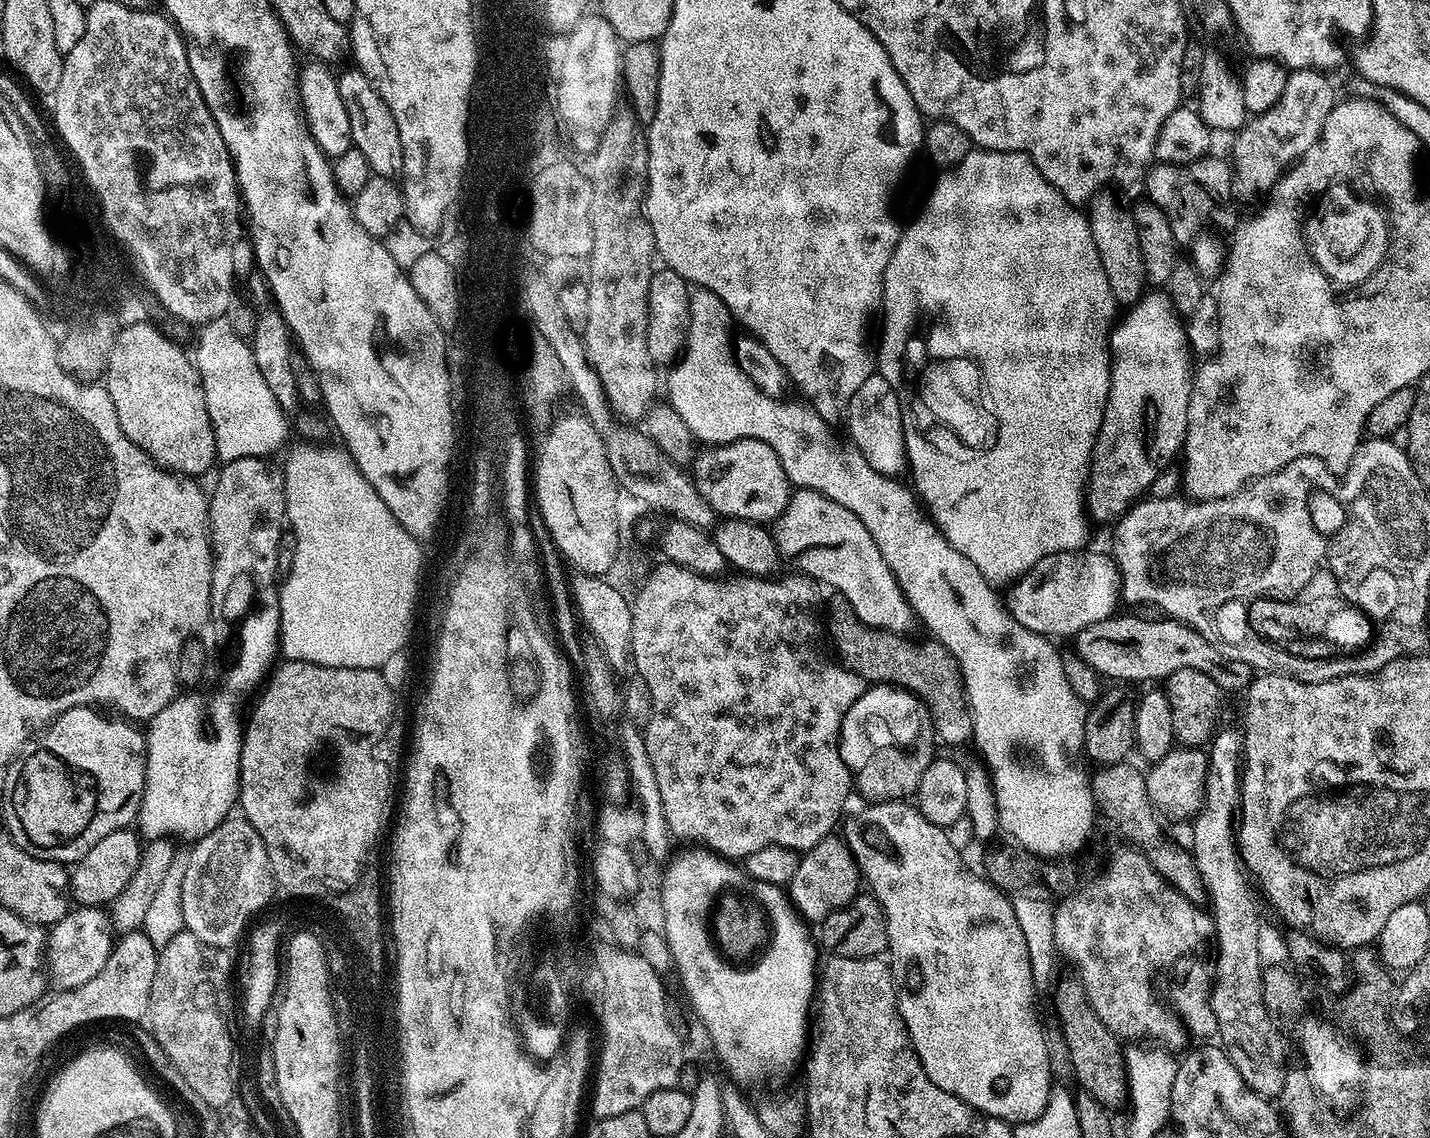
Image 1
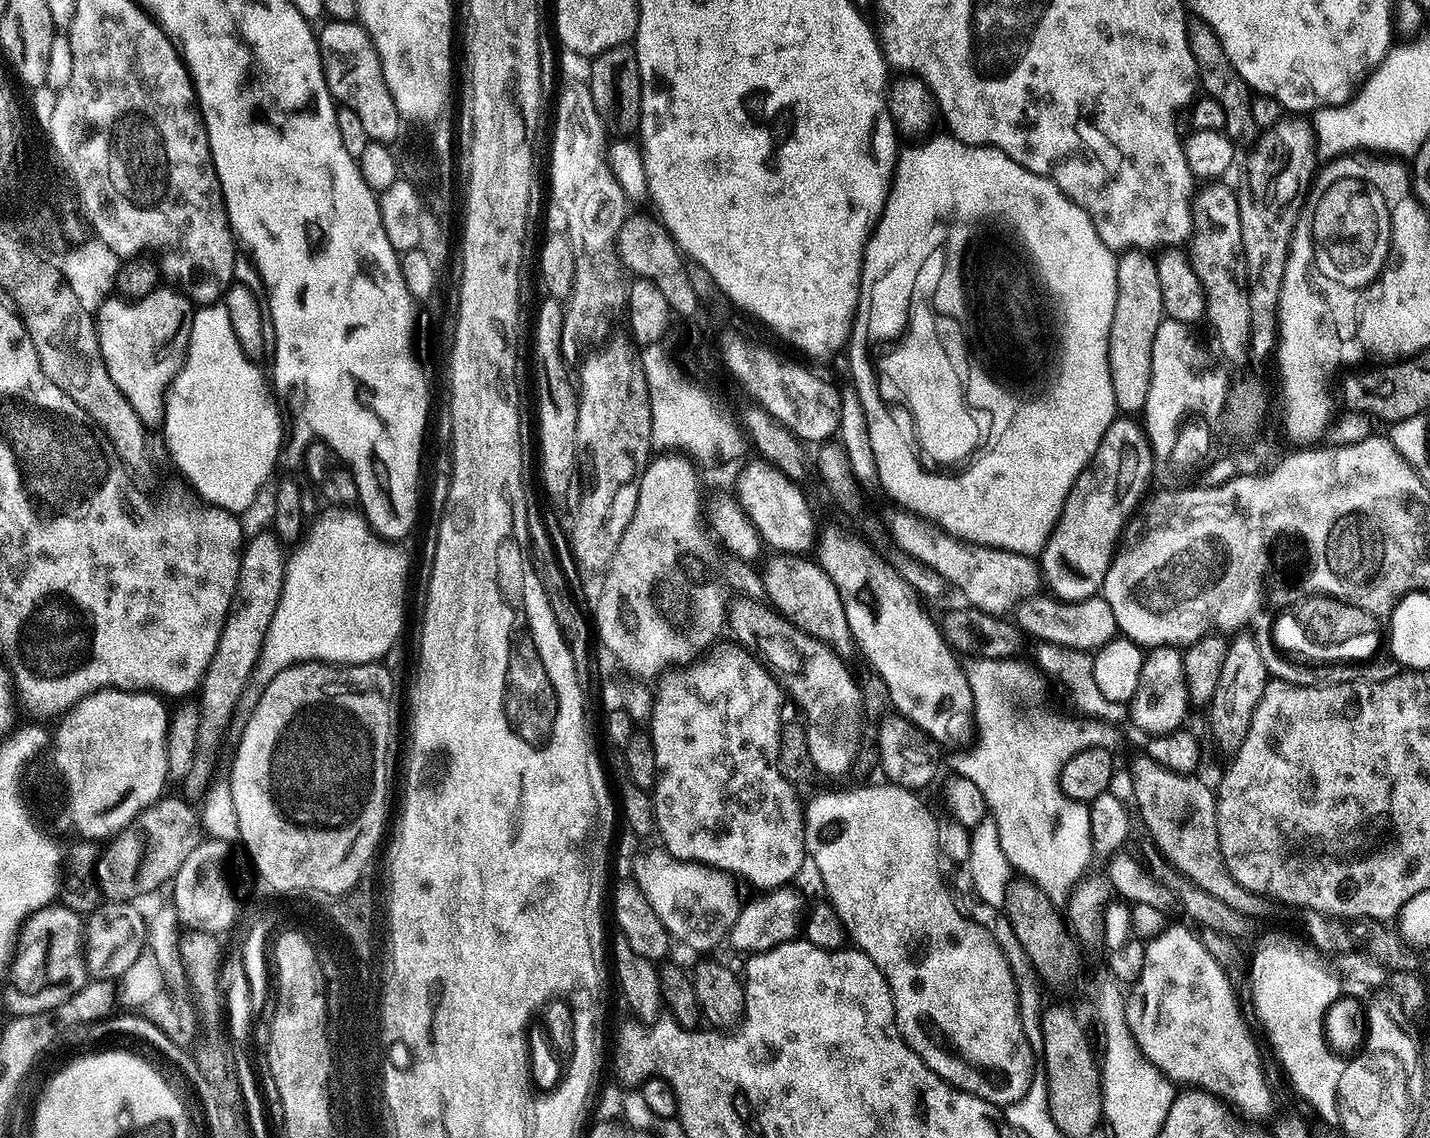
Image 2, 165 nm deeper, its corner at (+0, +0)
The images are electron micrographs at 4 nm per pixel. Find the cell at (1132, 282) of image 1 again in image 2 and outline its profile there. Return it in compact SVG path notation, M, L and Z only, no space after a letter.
M1139 250L1121 252L1116 261L1116 269L1118 294L1114 302L1114 322L1110 322L1108 339L1110 386L1114 386L1117 413L1140 414L1146 406L1146 394L1150 394L1150 358L1154 334L1158 334L1158 326L1166 318L1162 287L1158 280L1156 260L1149 253Z

